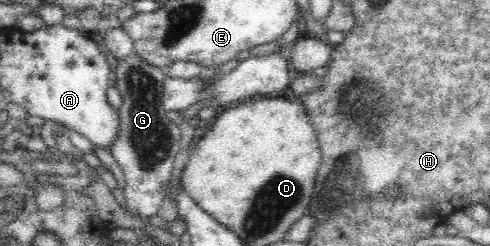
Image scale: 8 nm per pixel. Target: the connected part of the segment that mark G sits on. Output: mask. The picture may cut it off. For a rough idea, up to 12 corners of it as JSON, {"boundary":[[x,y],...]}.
{"boundary":[[120,59],[119,133],[110,152],[131,215],[157,215],[181,130],[165,70]]}

